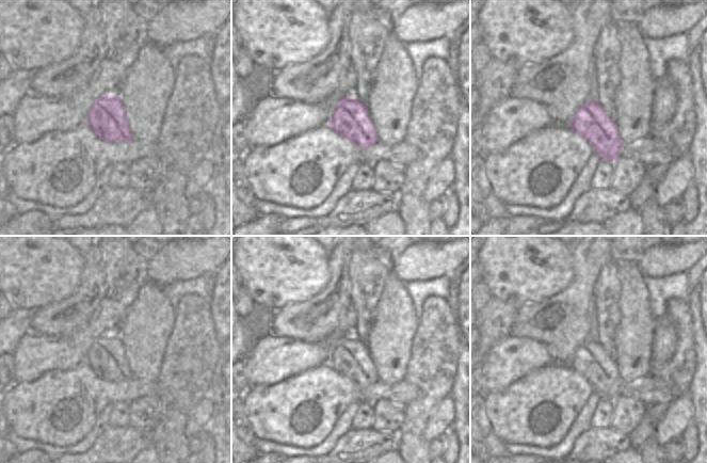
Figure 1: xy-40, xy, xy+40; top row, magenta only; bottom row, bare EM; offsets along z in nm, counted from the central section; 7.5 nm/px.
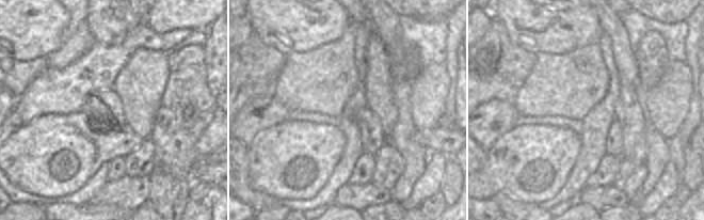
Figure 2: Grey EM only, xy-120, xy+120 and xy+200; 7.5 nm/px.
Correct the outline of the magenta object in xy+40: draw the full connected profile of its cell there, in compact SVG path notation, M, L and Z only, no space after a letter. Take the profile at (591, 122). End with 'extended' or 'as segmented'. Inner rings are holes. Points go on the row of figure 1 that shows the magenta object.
M590 99L583 103L575 113L569 127L592 145L602 161L620 158L624 143L620 139L615 121L609 117L598 101Z; as segmented

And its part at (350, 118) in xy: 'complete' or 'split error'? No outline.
complete

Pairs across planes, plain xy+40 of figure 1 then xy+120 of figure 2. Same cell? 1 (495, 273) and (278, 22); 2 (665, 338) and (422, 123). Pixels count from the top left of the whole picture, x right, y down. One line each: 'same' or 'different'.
1: same
2: same

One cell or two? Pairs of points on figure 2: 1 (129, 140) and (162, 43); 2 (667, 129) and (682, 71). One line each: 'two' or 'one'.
1: two
2: one

